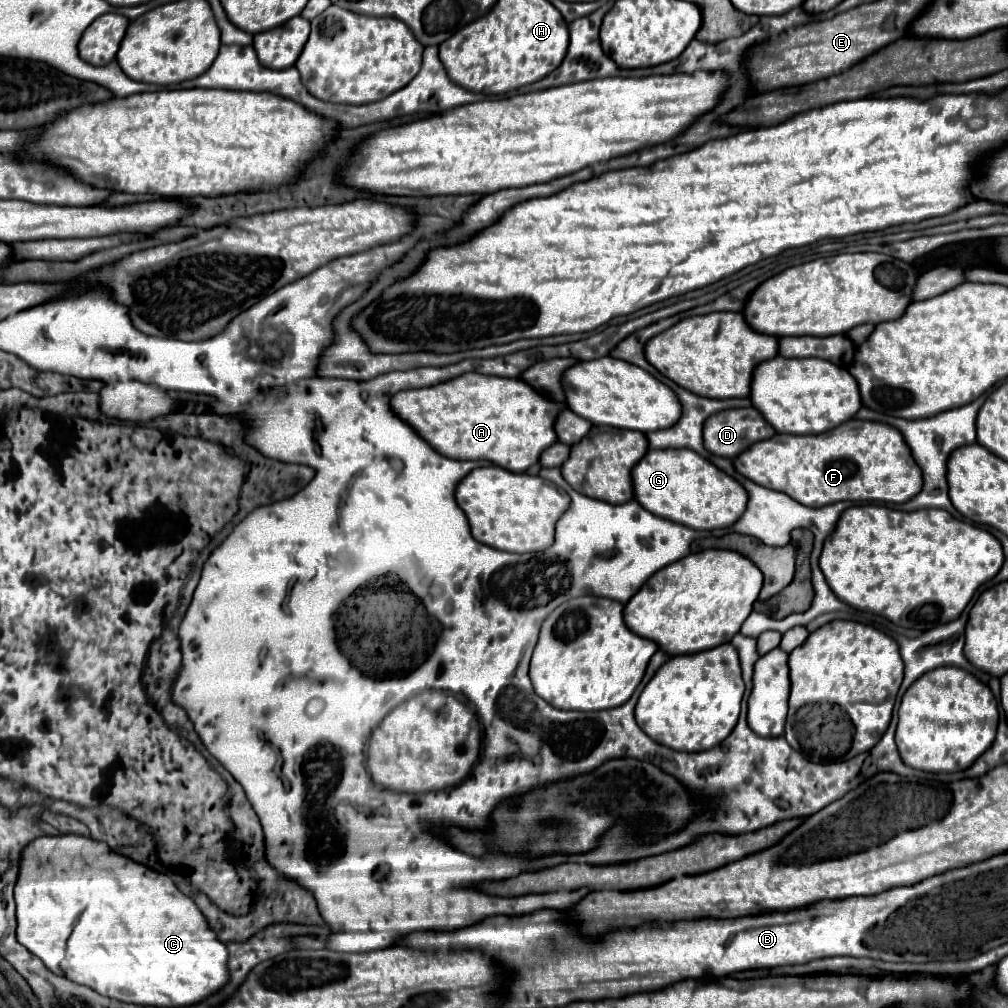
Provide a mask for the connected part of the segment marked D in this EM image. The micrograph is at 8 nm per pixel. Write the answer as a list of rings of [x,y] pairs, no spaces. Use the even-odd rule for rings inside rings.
[[[755,408],[721,410],[703,424],[703,446],[723,458],[735,458],[751,444],[767,440],[775,430]]]

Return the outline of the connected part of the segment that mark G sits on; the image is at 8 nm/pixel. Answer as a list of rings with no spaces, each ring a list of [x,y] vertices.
[[[687,448],[649,450],[631,470],[631,482],[635,500],[643,504],[643,508],[693,530],[727,528],[735,524],[747,506],[747,492],[735,478]]]

